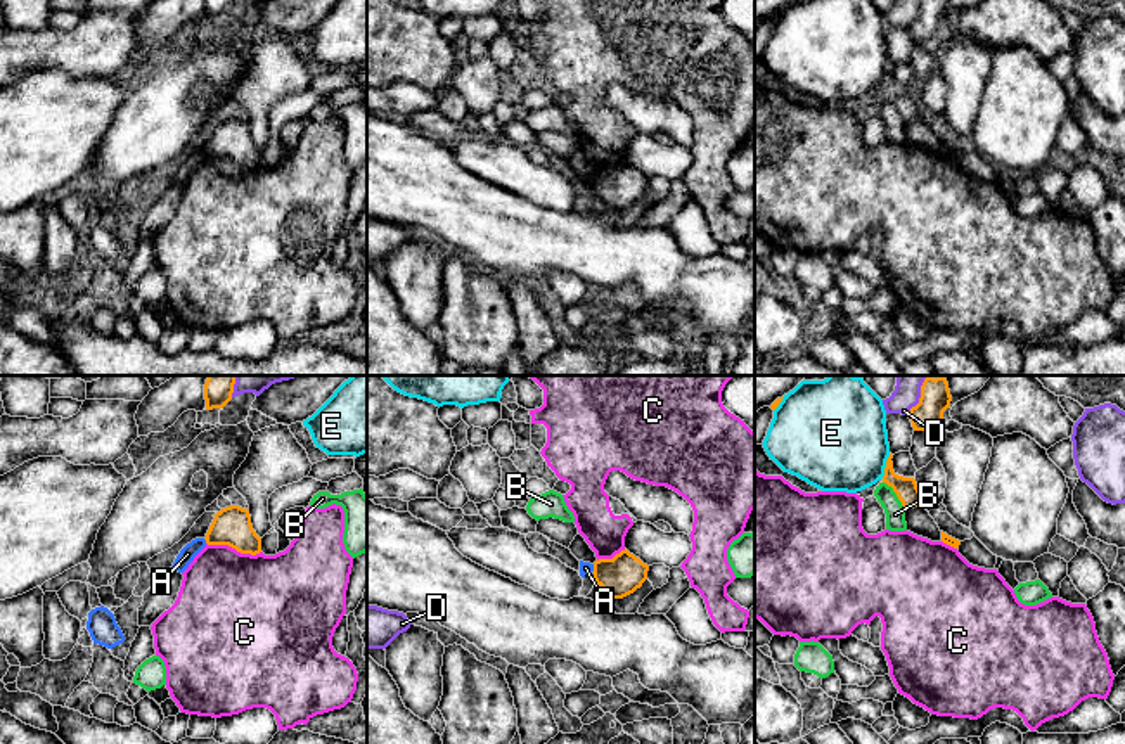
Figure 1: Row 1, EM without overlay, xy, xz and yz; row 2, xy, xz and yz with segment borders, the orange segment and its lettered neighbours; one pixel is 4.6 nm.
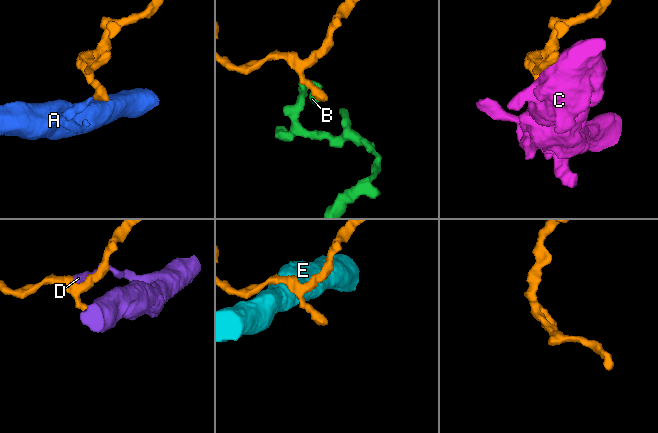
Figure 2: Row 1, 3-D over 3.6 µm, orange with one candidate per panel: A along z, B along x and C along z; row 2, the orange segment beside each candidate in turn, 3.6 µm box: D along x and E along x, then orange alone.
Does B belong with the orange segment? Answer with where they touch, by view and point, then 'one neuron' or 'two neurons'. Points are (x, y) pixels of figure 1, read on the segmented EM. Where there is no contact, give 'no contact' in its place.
meets orange in yz at (897, 495); two neurons

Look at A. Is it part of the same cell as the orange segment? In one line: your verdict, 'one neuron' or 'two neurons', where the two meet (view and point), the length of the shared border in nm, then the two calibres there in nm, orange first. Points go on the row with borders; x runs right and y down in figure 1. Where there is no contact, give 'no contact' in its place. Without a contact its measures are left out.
two neurons | xy (205, 538) | 30 nm | 180/70 nm

